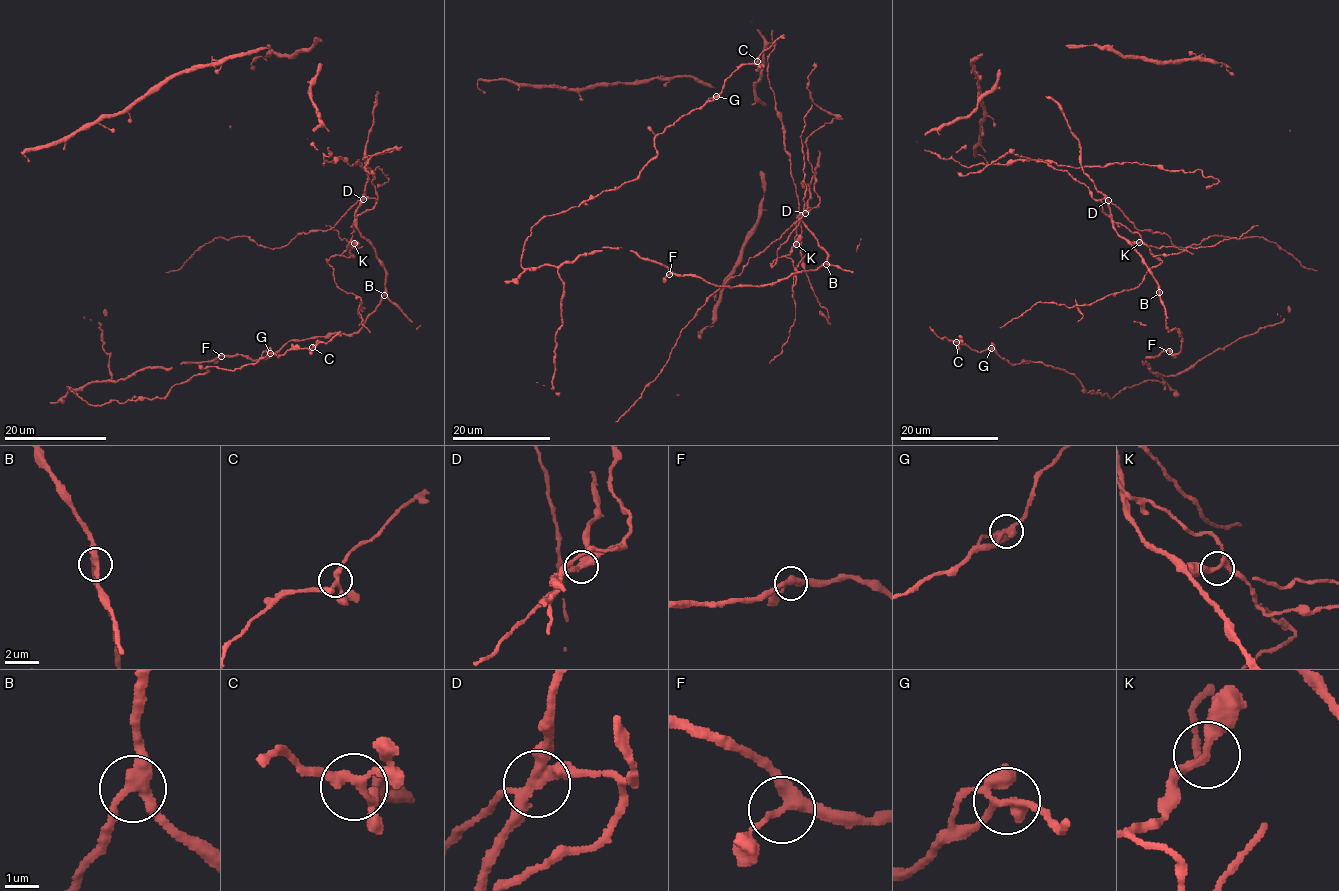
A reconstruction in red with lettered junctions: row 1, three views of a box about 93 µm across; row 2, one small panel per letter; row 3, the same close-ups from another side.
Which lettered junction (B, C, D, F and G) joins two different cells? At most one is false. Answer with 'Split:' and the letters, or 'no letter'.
Split: D

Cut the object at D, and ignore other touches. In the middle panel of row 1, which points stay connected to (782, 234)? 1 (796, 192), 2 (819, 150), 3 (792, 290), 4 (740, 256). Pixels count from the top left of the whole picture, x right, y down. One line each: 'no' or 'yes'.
1: no
2: no
3: yes
4: no

